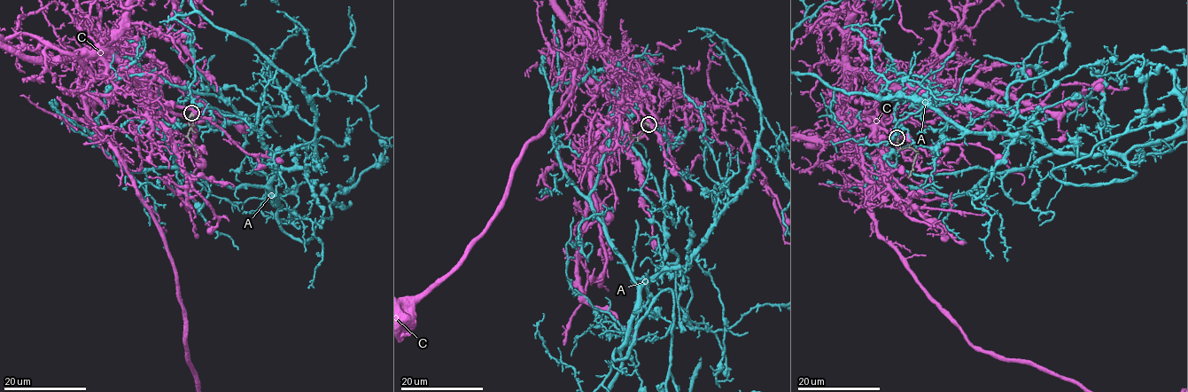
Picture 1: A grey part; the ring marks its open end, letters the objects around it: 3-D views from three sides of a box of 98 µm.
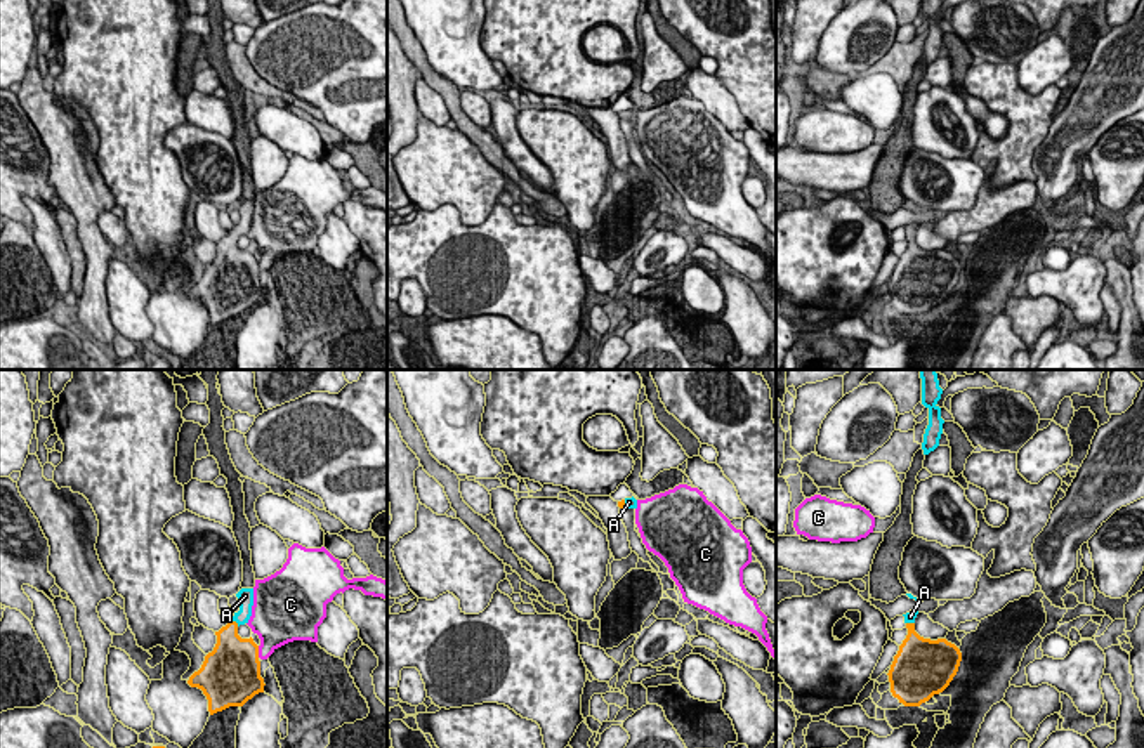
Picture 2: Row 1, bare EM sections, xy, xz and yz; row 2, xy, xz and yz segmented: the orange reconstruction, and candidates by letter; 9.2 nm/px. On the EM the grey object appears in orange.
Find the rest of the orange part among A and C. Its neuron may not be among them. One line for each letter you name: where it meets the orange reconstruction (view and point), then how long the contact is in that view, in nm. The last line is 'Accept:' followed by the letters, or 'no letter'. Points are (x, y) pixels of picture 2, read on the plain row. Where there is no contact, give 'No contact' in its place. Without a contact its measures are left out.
A: Touches orange at xy (235, 233). Shared border 100 nm
Accept: A

